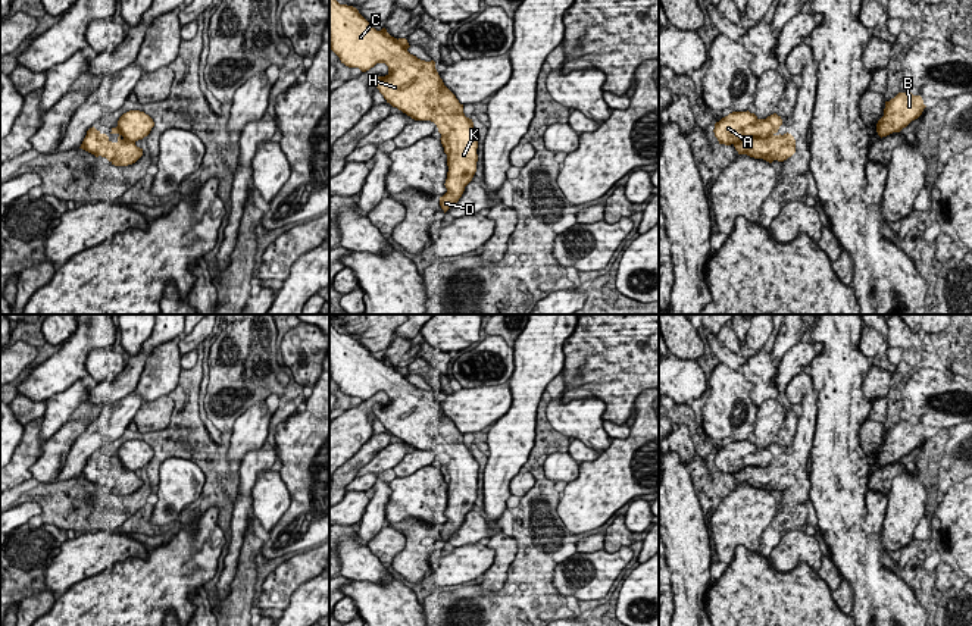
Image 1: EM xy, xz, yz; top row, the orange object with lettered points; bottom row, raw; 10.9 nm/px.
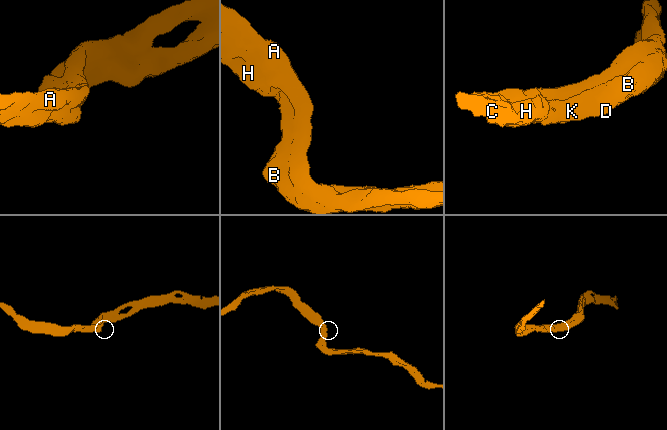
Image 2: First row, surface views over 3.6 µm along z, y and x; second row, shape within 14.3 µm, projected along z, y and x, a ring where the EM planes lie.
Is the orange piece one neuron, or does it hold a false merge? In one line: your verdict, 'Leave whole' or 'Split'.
Leave whole

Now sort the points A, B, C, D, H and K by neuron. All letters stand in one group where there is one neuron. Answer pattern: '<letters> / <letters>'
A B C D H K

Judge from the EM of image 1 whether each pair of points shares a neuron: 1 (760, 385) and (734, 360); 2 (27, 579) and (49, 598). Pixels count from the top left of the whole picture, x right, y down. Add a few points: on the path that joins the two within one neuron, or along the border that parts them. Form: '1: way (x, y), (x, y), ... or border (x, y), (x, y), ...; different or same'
1: border (747, 359), (738, 369), (721, 365); different
2: way (33, 585), (43, 595); same

